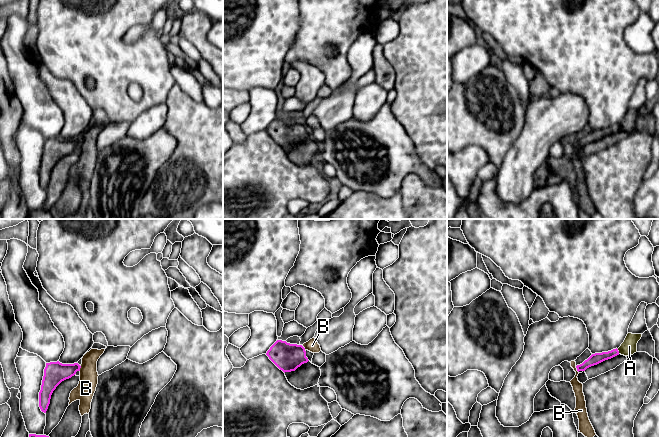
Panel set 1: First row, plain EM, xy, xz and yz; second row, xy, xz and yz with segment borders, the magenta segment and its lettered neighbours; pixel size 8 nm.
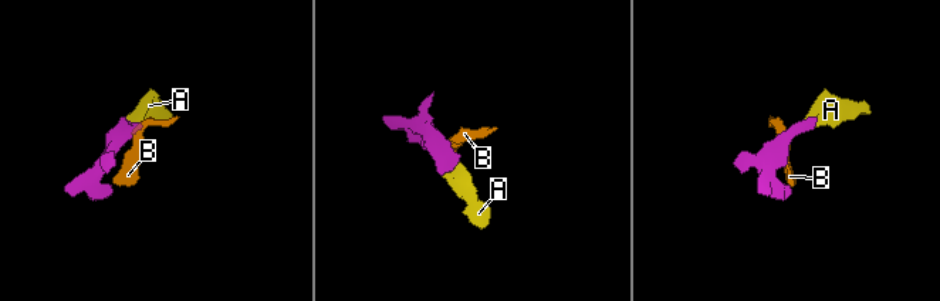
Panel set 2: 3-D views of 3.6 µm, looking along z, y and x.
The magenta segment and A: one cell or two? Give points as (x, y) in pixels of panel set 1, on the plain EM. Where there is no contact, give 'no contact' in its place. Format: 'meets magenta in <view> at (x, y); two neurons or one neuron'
meets magenta in yz at (618, 127); one neuron

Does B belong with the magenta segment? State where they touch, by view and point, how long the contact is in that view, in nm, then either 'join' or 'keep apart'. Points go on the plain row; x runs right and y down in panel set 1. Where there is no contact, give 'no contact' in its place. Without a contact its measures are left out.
yz (577, 145) | 60 nm | keep apart

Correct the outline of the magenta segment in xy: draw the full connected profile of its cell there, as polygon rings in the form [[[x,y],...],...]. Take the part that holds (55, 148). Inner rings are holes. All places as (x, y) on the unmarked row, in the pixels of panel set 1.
[[[59,137],[46,139],[41,166],[39,168],[39,183],[46,189],[53,167],[64,156],[71,154],[80,147],[78,139],[62,140]]]

